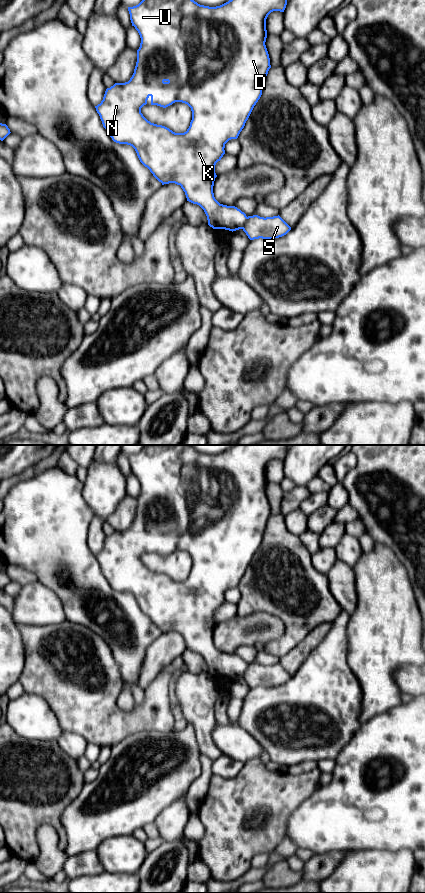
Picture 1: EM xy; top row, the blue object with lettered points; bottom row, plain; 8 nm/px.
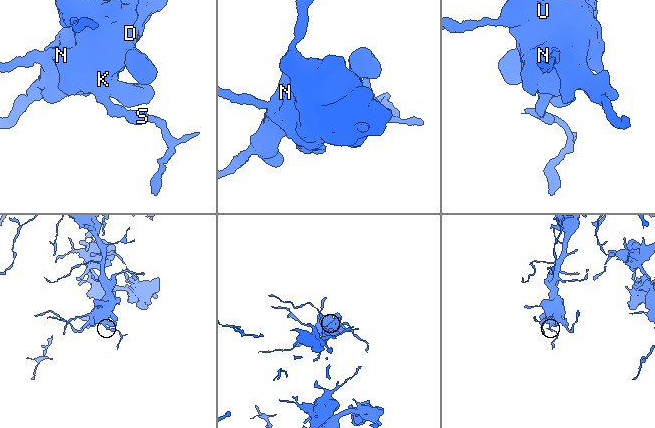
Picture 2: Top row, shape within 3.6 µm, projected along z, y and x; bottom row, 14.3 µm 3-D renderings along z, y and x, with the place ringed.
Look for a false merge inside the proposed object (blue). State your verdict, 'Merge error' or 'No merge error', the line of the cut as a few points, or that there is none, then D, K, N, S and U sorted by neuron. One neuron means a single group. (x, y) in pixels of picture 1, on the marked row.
Merge error. Split along xy (247, 217), (241, 228). Groups: D K N U / S

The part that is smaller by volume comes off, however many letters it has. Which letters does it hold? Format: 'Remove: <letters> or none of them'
Remove: S

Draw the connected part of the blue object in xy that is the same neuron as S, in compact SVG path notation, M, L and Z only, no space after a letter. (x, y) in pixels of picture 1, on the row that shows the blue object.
M278 215L273 217L248 216L243 231L250 240L275 239L286 235L291 227Z

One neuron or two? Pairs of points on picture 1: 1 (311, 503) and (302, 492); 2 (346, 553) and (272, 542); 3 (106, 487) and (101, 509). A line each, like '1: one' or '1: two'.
1: one
2: two
3: one

